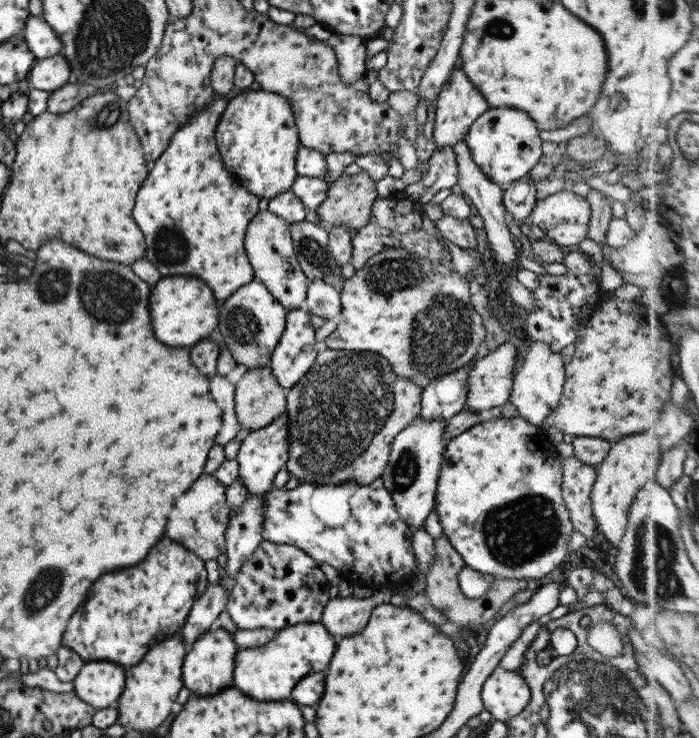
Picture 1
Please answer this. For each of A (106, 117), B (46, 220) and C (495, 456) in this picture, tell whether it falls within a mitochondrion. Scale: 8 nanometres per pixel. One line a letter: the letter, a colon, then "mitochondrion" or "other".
A: mitochondrion
B: other
C: other

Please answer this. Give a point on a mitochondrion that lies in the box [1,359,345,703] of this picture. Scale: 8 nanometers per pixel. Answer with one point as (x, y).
(43, 589)

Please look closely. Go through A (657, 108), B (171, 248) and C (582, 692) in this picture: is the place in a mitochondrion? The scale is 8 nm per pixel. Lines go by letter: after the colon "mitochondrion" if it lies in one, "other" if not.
A: other
B: mitochondrion
C: mitochondrion

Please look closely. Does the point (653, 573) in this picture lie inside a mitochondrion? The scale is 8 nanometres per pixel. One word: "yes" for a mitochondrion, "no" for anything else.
yes

